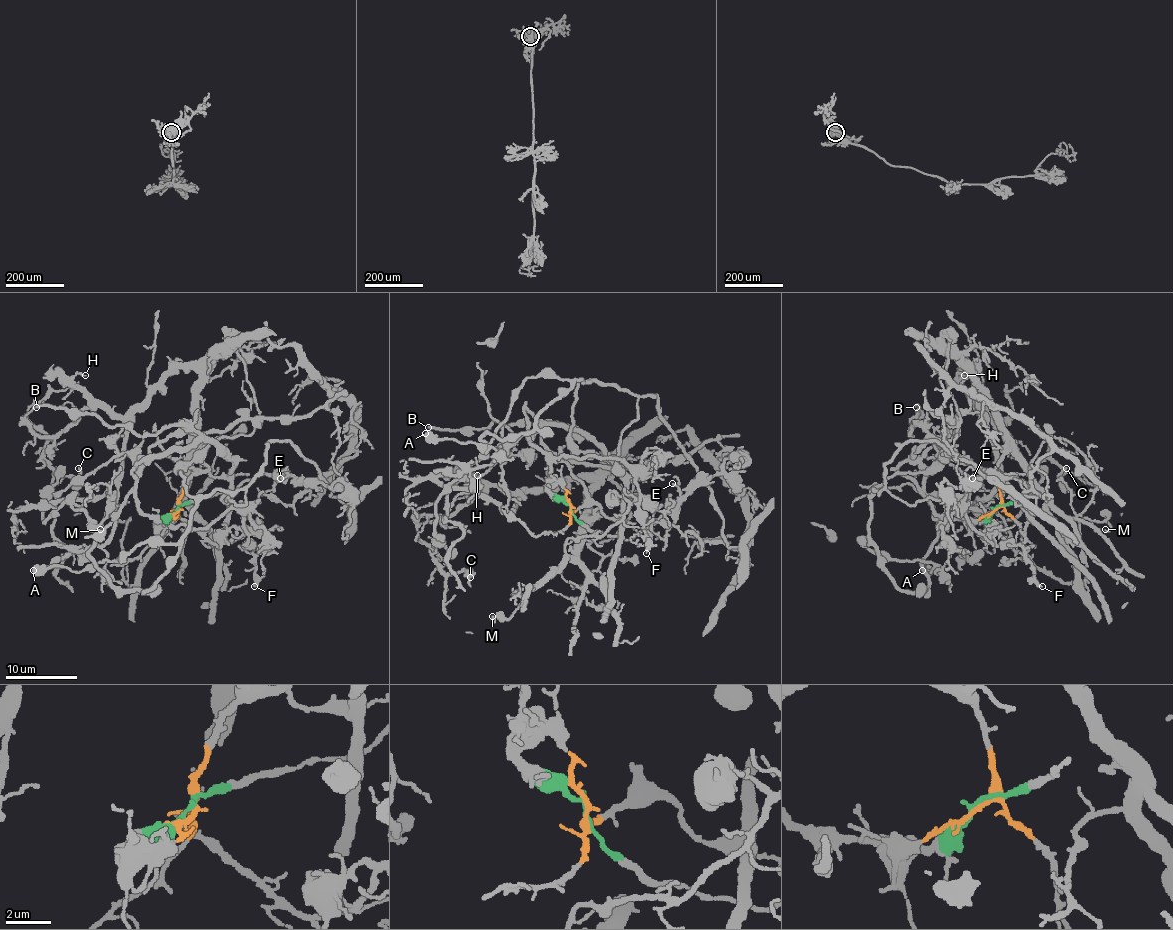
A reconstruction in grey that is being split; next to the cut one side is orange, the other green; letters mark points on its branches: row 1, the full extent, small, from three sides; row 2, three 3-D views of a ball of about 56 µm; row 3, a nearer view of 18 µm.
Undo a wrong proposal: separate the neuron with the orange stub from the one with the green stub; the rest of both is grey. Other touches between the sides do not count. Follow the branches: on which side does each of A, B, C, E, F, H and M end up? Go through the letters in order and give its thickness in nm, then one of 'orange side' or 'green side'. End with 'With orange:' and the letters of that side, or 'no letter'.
A: 800 nm thick; orange side
B: 240 nm thick; green side
C: 140 nm thick; orange side
E: 140 nm thick; green side
F: 320 nm thick; green side
H: 140 nm thick; orange side
M: 150 nm thick; orange side
With orange: A, C, H, M

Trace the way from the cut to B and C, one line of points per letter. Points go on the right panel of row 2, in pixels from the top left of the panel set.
B: (995, 509), (979, 522), (941, 518), (932, 507), (914, 459), (925, 432), (914, 426), (909, 433), (916, 406)
C: (995, 509), (1004, 428), (968, 368), (981, 415), (975, 410), (1004, 435), (1024, 415), (1060, 477), (1066, 468)

